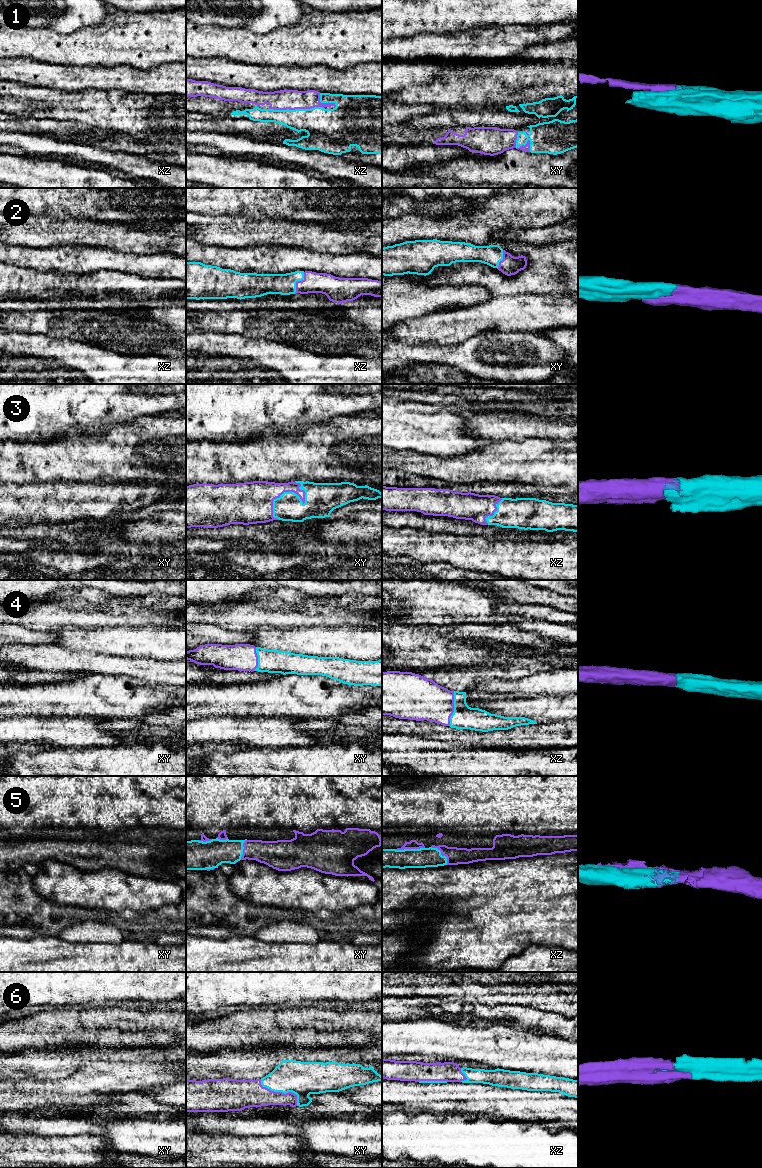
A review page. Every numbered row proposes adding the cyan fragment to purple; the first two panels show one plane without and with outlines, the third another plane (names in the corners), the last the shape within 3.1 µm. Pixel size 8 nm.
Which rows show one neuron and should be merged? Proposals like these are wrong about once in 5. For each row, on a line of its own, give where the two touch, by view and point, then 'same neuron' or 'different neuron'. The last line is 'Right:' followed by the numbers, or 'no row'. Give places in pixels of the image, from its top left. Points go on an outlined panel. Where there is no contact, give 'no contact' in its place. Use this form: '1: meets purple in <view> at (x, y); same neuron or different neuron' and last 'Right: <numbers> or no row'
1: meets purple in xz at (295, 108); same neuron
2: meets purple in xz at (297, 281); same neuron
3: meets purple in xy at (290, 491); same neuron
4: meets purple in xz at (453, 708); same neuron
5: meets purple in xz at (409, 848); same neuron
6: meets purple in xy at (281, 1092); same neuron
Right: 1, 2, 3, 4, 5, 6

